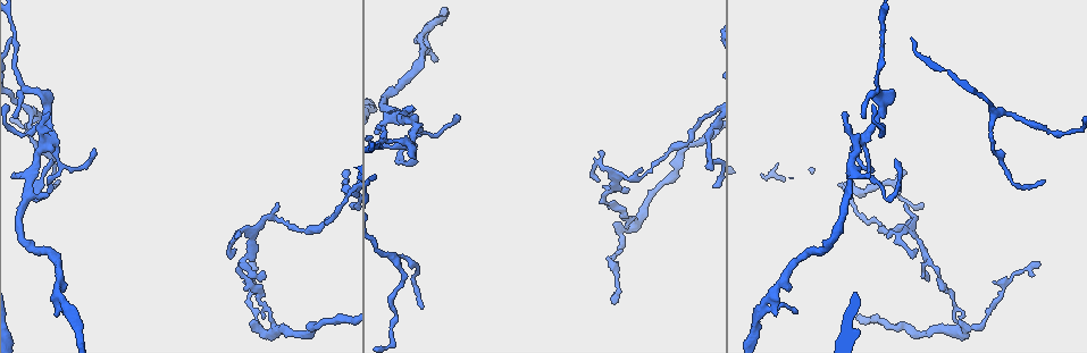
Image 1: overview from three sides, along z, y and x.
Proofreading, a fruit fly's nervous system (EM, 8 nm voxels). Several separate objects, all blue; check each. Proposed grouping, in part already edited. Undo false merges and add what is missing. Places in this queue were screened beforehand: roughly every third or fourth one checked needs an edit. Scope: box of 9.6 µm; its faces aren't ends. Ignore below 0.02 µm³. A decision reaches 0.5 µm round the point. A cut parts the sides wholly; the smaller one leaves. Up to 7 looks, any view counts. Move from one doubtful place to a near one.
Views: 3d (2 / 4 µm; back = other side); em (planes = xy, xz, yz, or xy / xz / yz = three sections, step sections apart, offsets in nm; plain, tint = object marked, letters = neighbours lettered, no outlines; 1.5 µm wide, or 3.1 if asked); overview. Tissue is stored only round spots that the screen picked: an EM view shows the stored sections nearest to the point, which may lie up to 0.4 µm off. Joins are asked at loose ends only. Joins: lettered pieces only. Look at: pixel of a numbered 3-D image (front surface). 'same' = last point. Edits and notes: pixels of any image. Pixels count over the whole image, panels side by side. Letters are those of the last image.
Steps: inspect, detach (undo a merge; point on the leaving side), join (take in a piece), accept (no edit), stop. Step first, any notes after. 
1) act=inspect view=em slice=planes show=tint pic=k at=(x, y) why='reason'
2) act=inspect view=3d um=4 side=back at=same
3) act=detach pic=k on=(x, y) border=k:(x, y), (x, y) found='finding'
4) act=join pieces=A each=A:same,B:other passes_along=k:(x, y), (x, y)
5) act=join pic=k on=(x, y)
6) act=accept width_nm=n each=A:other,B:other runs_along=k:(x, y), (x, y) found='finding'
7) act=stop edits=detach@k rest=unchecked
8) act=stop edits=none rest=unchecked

act=inspect view=3d um=2 side=back pic=1 at=(46, 93) why='thin end'

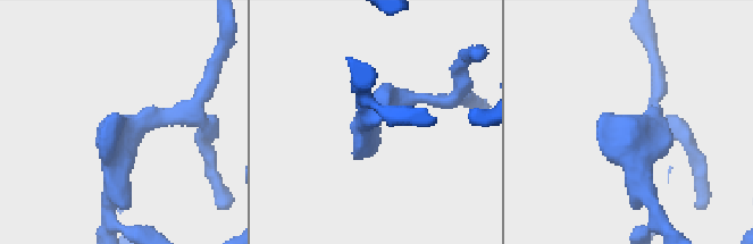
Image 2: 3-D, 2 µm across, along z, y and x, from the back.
act=inspect view=em slice=yz step=8 show=tint pic=2 at=(108, 120) why='need the tissue'

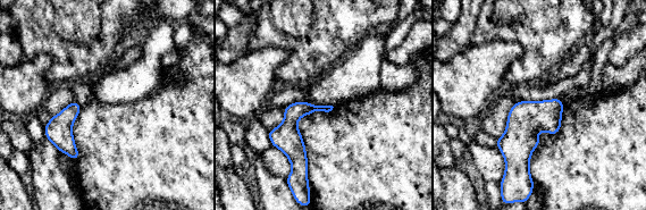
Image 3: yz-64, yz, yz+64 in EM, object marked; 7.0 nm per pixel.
act=inspect view=em slice=planes show=letters at=same

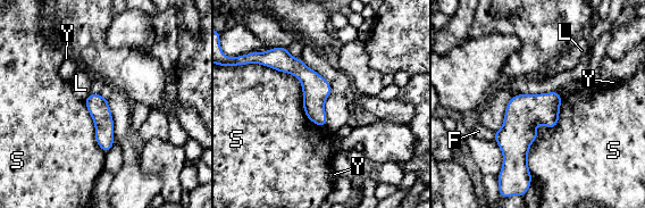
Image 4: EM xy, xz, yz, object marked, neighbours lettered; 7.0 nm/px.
act=accept each=F:other,L:other,S:other,Y:other border=4:(90, 92), (83, 100) found='none of them fits'

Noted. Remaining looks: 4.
act=inspect view=3d um=2 pic=1 at=(616, 177) why='abrupt turn'

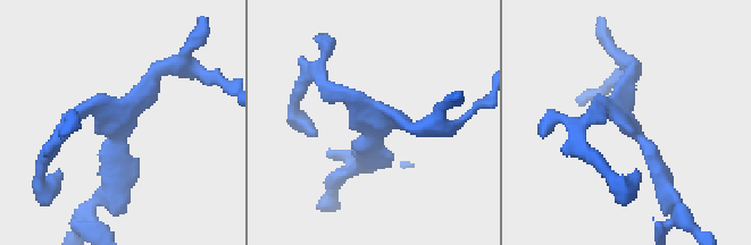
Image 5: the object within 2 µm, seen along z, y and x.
act=inspect view=em slice=planes show=tint pic=5 at=(632, 132)

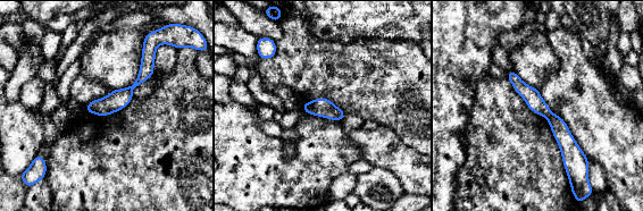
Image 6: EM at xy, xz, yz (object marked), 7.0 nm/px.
act=inspect view=em slice=planes show=letters at=same

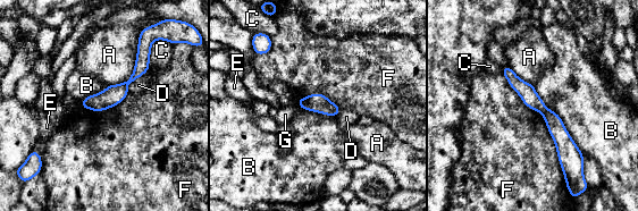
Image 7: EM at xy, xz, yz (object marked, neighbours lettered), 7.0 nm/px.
act=accept each=A:other,B:other,C:other,D:other,E:other,F:other,G:other runs_along=7:(505, 69), (553, 120), (571, 162) found='continuous, no second neuron'

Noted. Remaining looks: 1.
act=stop edits=none rest=unchecked

